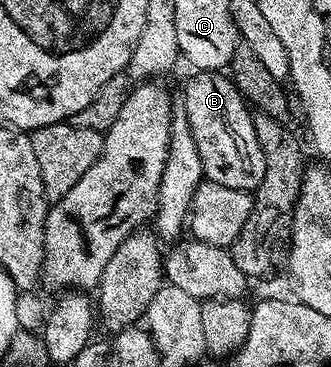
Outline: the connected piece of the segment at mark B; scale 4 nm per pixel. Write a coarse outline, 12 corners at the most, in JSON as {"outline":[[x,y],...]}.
{"outline":[[230,75],[181,89],[206,179],[254,193],[255,118]]}

